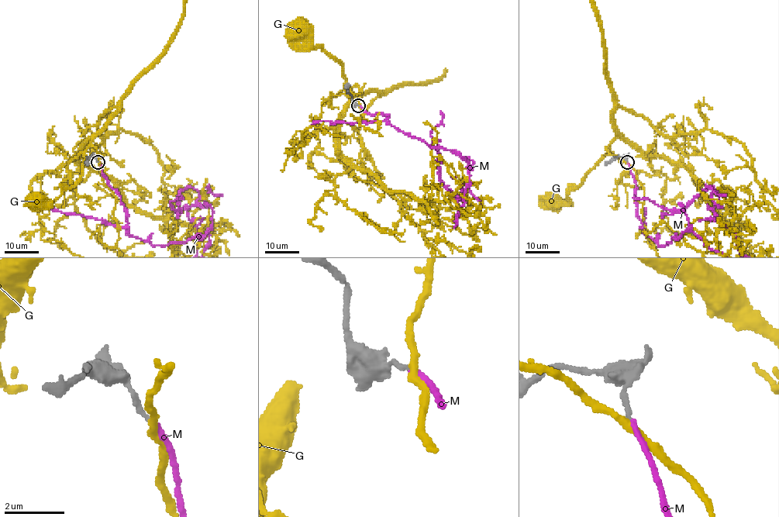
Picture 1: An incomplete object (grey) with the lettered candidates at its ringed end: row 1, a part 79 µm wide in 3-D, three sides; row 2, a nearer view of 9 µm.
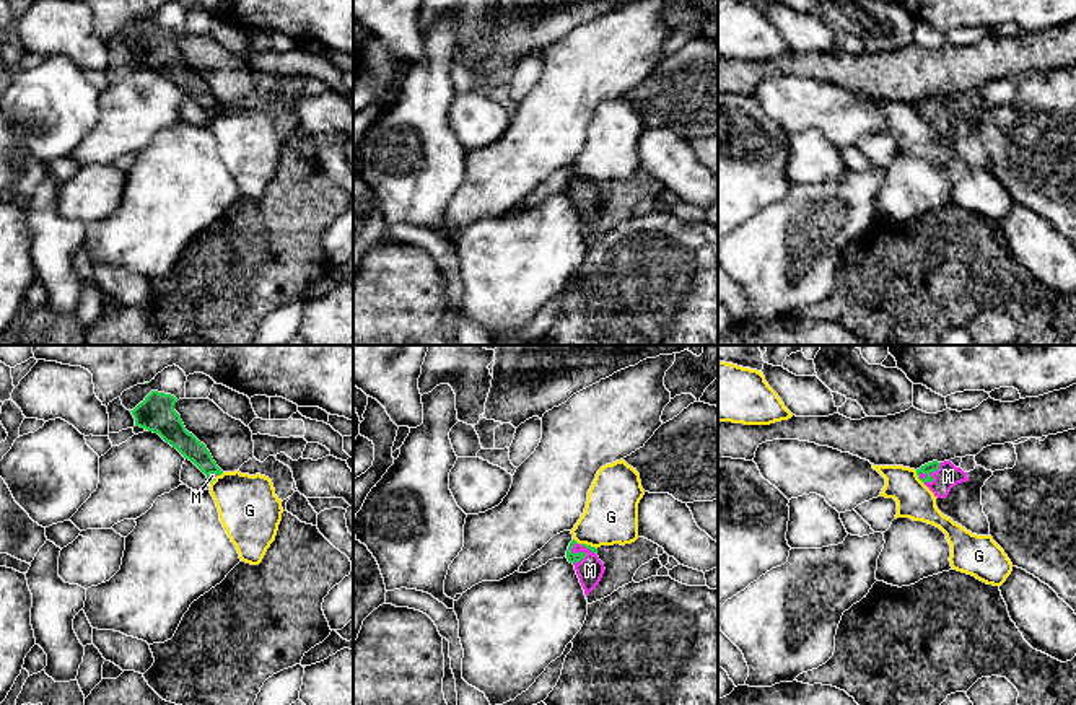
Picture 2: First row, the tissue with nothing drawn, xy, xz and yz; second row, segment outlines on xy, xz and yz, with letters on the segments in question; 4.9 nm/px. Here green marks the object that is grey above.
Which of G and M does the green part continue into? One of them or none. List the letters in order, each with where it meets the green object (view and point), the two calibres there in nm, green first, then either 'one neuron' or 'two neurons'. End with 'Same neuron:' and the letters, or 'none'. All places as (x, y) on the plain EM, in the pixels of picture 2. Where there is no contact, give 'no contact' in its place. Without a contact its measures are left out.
G: meets green in yz at (918, 113); 50 nm thick on the green side, 180 nm on the other; two neurons
M: meets green in yz at (930, 108); 50 nm thick on the green side, 120 nm on the other; one neuron
Same neuron: M

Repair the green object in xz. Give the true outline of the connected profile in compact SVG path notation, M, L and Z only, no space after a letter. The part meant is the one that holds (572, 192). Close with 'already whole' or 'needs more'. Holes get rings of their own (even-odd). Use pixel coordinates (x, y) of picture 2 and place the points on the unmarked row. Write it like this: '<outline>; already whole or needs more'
M575 174L570 177L566 194L575 200L580 218L588 231L601 217L606 204L597 192L597 184L578 179Z; needs more

